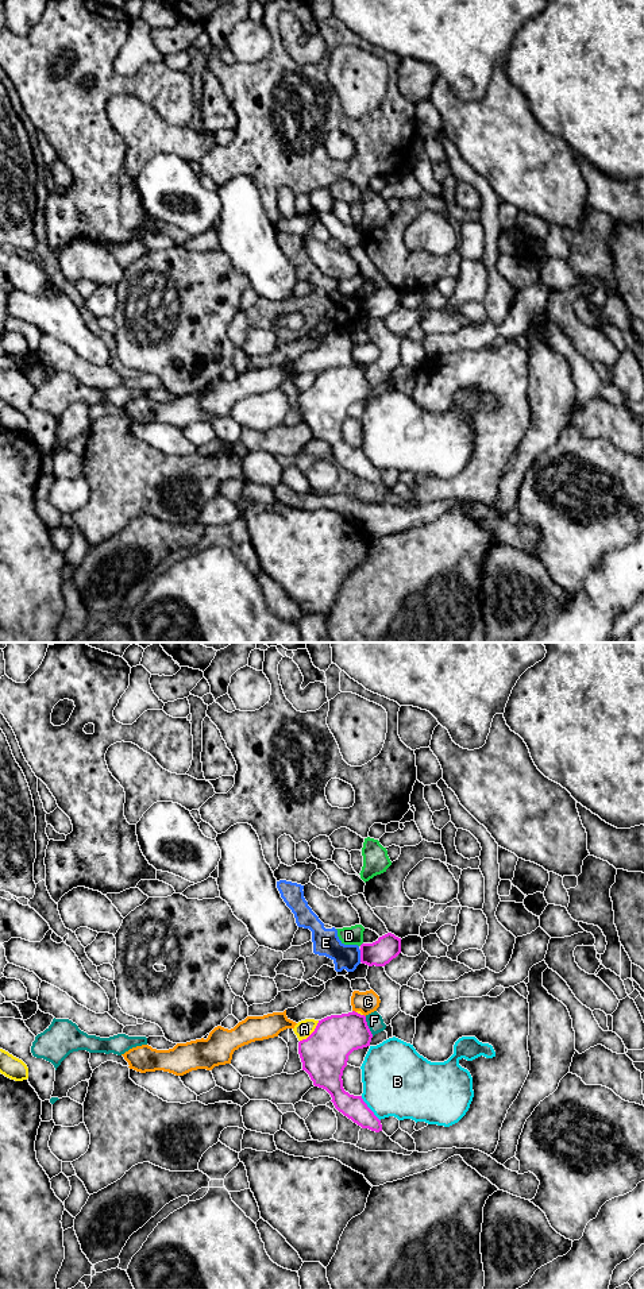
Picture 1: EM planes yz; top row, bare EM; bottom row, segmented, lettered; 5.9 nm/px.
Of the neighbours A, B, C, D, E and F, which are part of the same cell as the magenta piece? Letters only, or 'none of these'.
none of these

